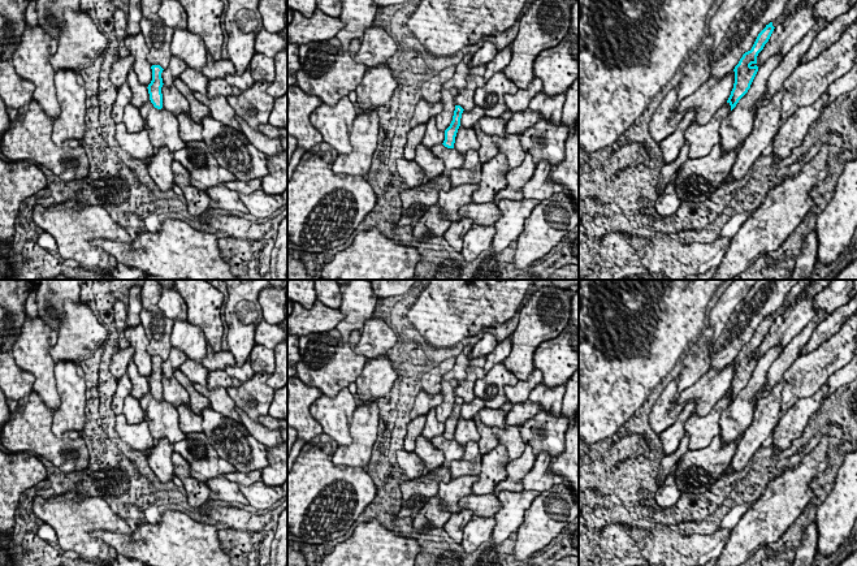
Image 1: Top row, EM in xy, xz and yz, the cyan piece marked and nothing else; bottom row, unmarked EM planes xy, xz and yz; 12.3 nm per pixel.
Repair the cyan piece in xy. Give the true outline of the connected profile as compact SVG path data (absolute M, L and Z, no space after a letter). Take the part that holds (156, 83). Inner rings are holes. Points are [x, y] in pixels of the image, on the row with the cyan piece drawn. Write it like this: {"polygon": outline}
{"polygon": "M152 65L152 81L148 85L148 94L150 94L150 100L153 104L155 108L161 109L163 108L163 94L161 94L161 87L163 87L163 68L160 65Z"}

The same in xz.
{"polygon": "M455 105L453 121L450 126L445 130L445 141L442 143L447 148L454 148L455 137L460 126L460 118L462 118L463 111L464 109L460 105Z"}

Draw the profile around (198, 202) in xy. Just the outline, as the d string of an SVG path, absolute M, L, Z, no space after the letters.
M173 160L172 170L174 174L174 183L183 191L189 213L199 216L208 211L211 198L207 191L202 191L191 185L189 170L177 160Z

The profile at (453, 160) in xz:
M436 144L432 148L432 152L436 157L443 161L446 170L458 170L464 163L464 155L459 154L455 147L447 148L443 144Z

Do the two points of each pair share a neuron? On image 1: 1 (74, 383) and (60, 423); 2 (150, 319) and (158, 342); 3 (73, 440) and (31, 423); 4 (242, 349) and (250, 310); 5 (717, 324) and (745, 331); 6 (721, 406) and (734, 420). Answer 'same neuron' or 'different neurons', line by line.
1: same neuron
2: same neuron
3: same neuron
4: same neuron
5: different neurons
6: different neurons

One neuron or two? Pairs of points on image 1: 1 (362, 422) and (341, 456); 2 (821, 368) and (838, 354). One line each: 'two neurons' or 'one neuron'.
1: one neuron
2: one neuron

